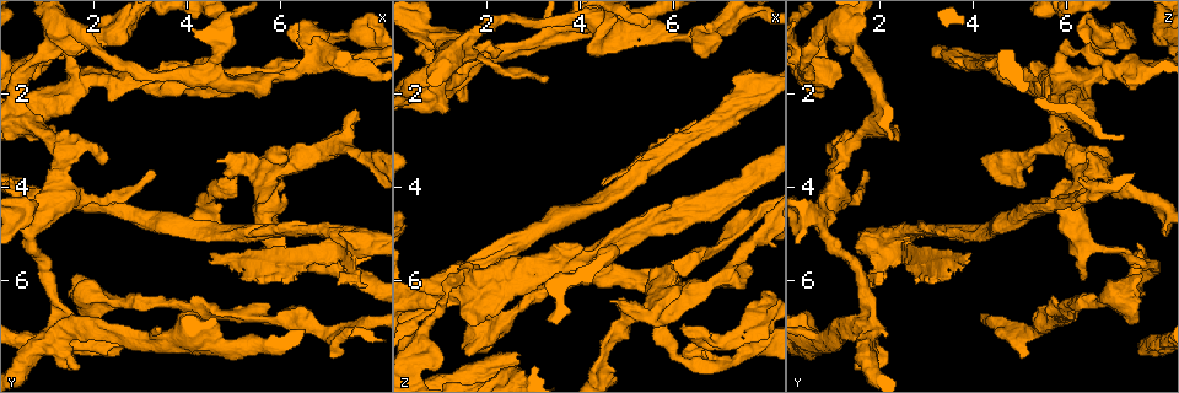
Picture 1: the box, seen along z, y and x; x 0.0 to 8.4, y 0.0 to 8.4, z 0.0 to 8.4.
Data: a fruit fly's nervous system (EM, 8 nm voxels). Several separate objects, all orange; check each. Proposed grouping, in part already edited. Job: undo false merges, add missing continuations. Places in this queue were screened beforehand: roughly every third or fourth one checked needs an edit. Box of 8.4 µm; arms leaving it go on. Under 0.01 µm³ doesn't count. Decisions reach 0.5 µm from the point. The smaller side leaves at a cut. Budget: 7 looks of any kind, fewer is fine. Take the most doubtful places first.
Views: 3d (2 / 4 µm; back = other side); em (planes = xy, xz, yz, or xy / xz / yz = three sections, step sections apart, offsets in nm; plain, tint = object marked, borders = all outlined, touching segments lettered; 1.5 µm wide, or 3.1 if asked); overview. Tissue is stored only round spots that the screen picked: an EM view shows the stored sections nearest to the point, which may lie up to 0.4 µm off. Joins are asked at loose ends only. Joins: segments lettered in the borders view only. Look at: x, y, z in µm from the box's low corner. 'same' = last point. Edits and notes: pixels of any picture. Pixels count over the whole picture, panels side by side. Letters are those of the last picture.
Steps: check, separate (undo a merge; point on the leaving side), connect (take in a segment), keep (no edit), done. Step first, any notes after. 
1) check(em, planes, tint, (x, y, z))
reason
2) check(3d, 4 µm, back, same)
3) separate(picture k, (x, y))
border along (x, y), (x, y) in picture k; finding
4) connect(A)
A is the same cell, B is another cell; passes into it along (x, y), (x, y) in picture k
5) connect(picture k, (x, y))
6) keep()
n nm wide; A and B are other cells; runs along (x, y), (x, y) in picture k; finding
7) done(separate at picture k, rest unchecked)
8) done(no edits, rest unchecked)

check(3d, 2 µm, (2.65, 7.40, 7.60))
thick end

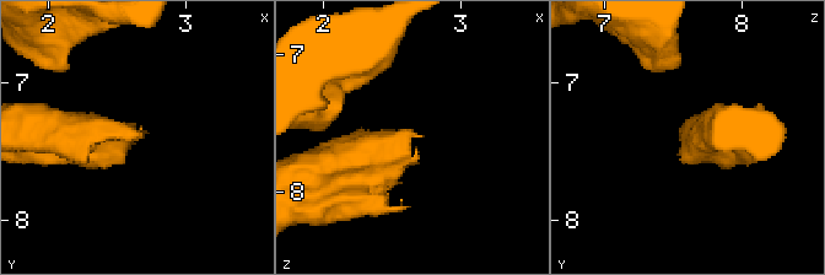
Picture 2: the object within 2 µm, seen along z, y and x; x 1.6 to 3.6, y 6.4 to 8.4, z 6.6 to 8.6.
check(em, planes, borders, (2.72, 7.38, 7.60))
shape alone is not enough

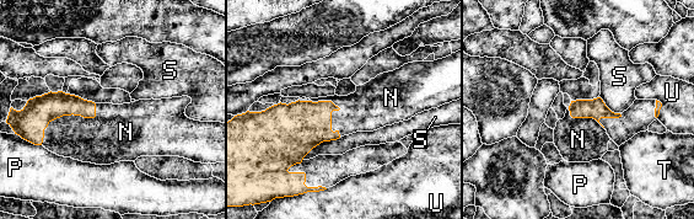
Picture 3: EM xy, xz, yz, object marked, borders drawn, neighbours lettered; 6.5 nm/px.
connect(N)
N touches over 380 nm; N is the same cell, P, S, T and U are other cells; the cell continues

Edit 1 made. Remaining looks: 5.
check(overview)

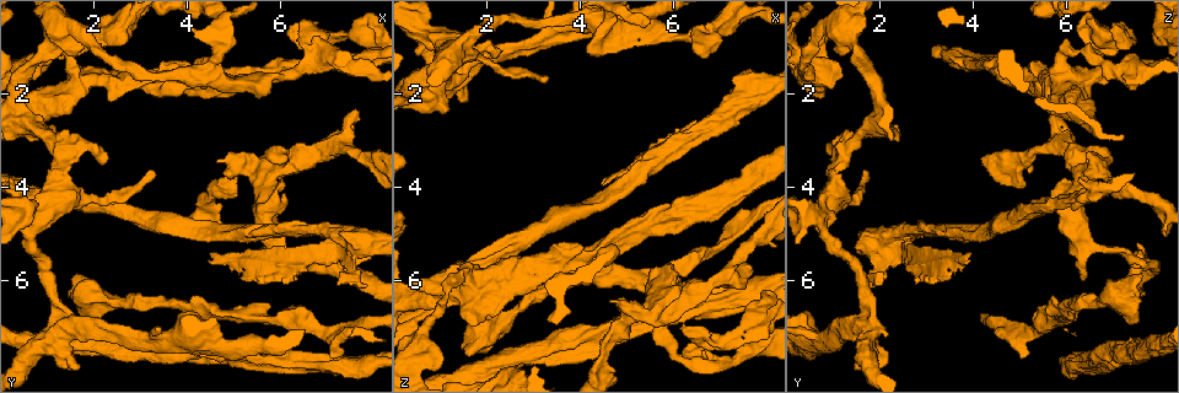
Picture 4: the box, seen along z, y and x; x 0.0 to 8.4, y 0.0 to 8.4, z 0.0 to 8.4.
check(em, xy, step 8, borders, (2.15, 3.50, 1.20))

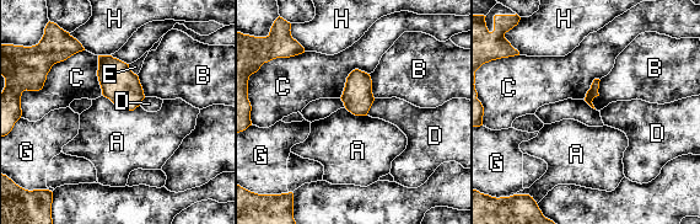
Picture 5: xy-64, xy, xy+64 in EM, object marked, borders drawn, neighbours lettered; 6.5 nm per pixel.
keep()
C touches over 420 nm; A, B, C, D, E, G and H are other cells; no lettered segment goes on from it

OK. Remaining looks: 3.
check(em, planes, plain, (7.15, 4.95, 2.50))
arms run side by side

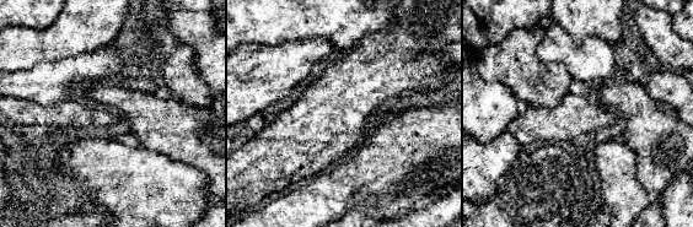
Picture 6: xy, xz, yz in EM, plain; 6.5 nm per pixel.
check(em, planes, borders, same)

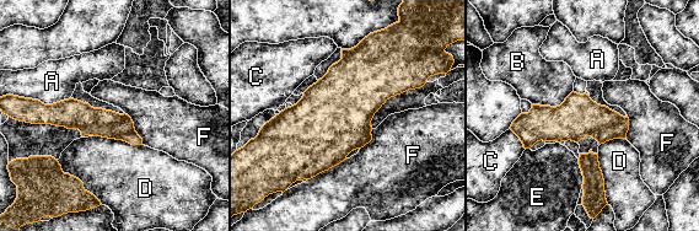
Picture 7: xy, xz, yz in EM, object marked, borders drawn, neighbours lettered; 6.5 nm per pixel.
keep()
280 nm wide; A, B, C, D, E and F are other cells; border along (573, 90), (559, 105), (532, 105) in picture 7; all the same cell

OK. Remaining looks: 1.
done(connect at picture 3, rest unchecked)

